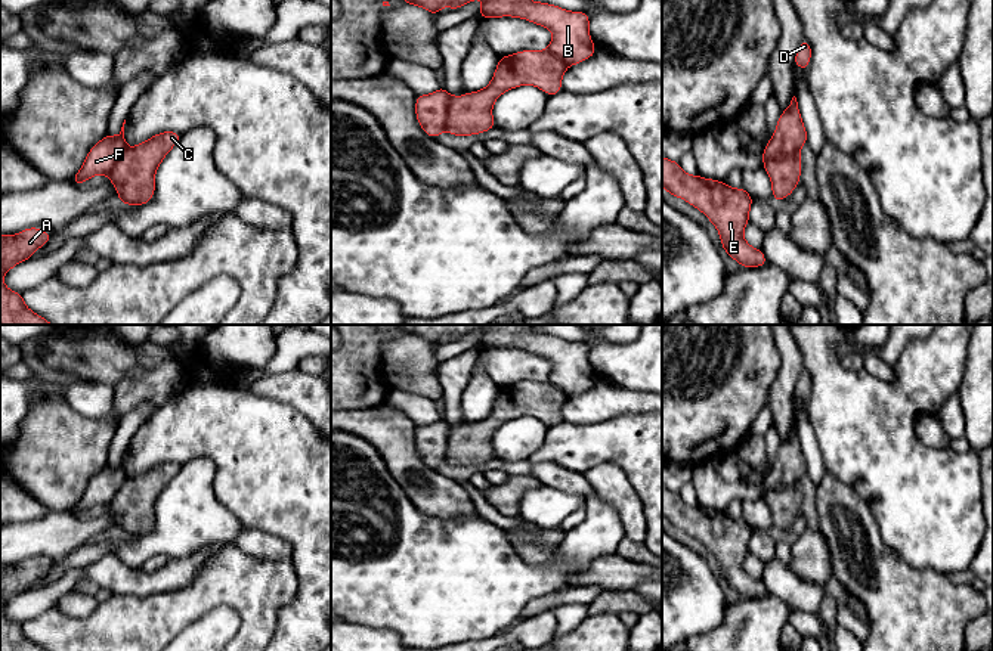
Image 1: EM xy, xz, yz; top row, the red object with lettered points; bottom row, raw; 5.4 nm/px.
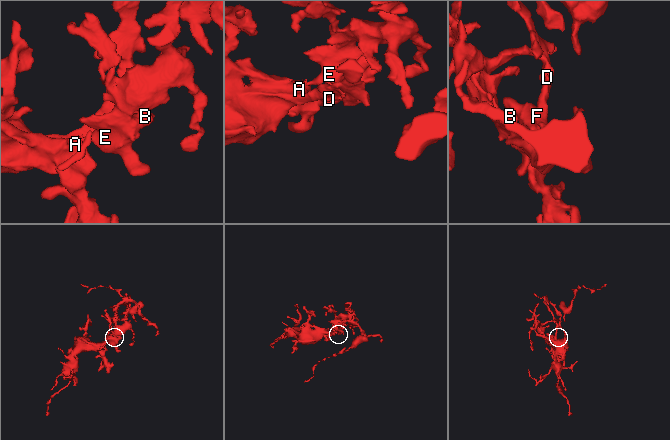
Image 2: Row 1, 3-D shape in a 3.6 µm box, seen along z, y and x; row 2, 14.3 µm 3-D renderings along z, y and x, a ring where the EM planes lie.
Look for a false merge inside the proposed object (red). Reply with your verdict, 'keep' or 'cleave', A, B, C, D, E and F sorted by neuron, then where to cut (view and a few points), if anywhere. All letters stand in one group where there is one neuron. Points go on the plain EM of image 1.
keep; groups A B C D E F; cut none

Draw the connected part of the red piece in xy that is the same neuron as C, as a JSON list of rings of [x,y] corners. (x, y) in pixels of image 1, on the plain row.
[[[124,455],[117,466],[106,465],[87,484],[72,514],[84,515],[93,506],[105,505],[126,536],[145,536],[155,523],[155,503],[166,486],[180,471],[176,462],[163,462],[129,478]]]

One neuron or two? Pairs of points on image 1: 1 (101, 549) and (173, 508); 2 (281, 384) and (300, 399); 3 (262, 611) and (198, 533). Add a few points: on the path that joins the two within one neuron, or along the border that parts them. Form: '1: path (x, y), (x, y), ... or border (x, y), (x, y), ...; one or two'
1: path (121, 548), (142, 548), (163, 529); one
2: path (285, 387), (296, 394); one
3: border (232, 541), (220, 545); two

